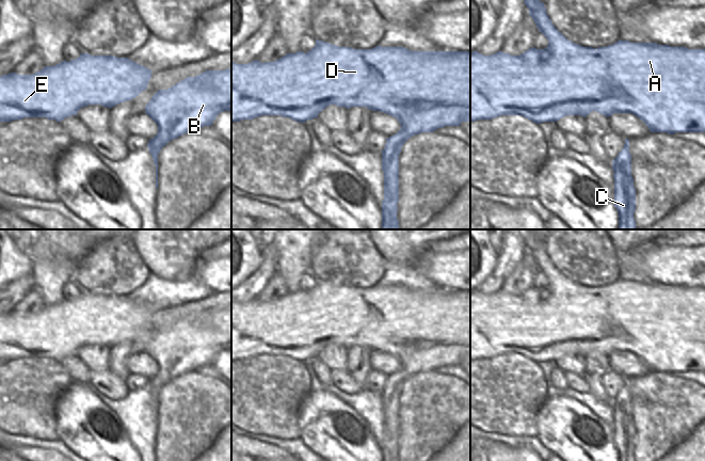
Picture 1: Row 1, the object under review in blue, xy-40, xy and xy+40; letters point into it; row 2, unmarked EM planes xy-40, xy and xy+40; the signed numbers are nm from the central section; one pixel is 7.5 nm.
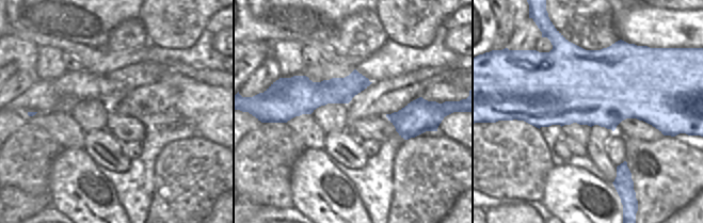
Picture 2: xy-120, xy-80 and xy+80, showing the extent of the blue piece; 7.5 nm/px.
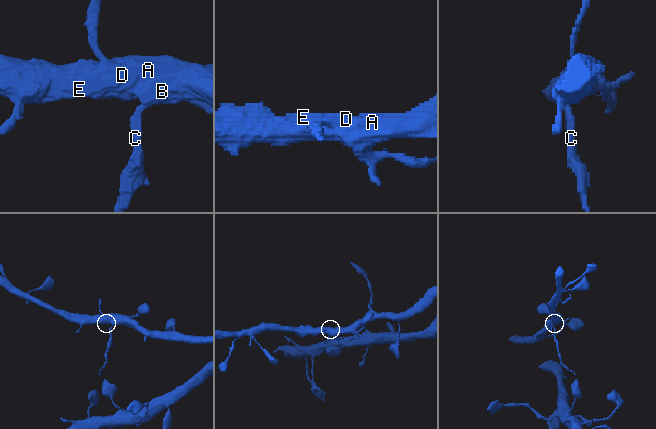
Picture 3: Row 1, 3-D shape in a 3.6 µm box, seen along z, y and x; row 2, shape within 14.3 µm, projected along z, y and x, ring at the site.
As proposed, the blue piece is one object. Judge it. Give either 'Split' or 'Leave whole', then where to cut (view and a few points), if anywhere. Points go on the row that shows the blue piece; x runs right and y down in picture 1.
Split. Split along xy (400, 146), (393, 148), (393, 157), (389, 164).

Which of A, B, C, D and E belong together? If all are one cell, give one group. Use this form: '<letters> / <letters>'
A B D E / C

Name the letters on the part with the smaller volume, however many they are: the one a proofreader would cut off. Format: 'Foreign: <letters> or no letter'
Foreign: C.

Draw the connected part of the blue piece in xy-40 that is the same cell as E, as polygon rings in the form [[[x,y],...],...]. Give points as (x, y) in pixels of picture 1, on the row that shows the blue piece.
[[[81,53],[76,60],[45,66],[33,75],[10,73],[0,77],[0,122],[25,117],[46,117],[61,122],[89,105],[109,109],[139,96],[151,78],[151,70],[129,60],[114,55]]]

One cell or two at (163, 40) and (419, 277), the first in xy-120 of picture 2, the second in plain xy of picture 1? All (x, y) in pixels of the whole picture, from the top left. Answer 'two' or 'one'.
two

